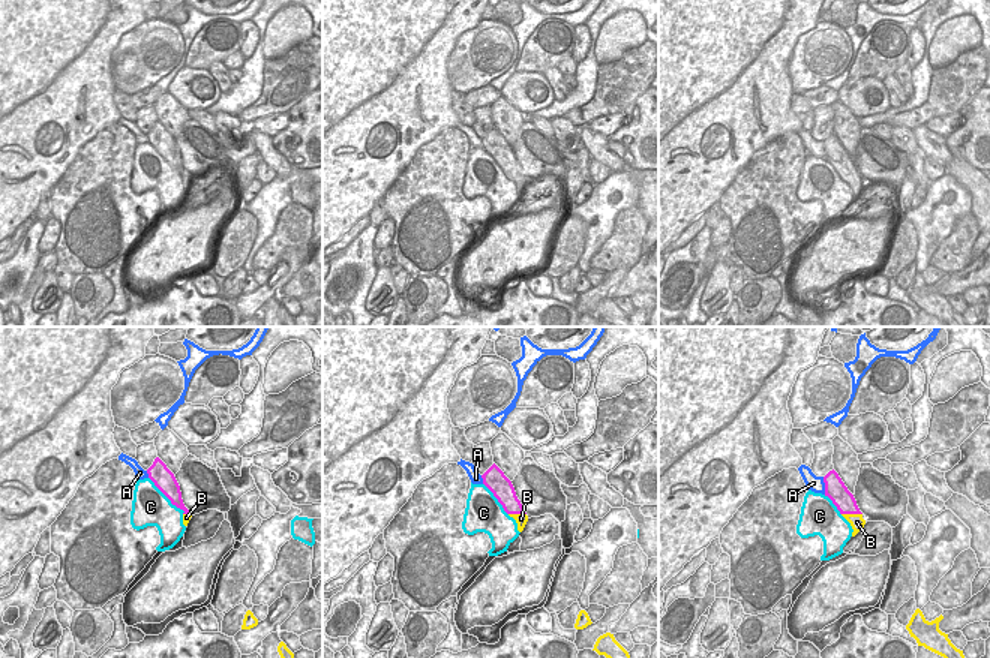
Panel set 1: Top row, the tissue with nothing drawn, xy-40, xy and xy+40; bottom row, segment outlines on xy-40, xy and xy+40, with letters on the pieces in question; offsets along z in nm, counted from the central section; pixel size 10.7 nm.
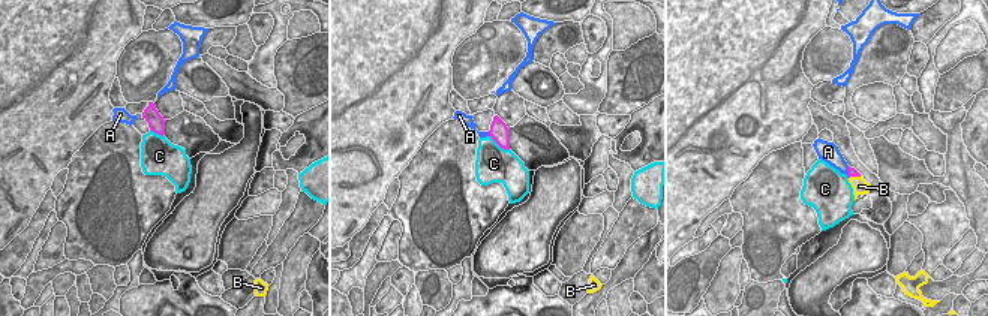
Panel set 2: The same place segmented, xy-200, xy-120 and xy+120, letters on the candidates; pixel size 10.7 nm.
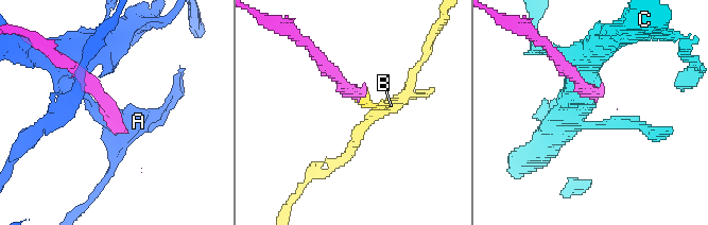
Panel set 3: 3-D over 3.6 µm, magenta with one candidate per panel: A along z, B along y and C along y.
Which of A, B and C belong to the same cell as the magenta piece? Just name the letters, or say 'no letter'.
no letter

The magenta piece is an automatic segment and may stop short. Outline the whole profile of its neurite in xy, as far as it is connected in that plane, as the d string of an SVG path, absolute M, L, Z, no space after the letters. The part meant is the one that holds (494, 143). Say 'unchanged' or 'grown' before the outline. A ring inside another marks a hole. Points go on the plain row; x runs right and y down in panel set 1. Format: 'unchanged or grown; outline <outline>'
unchanged; outline M494 127L483 139L483 148L494 157L507 178L526 178L512 145Z

